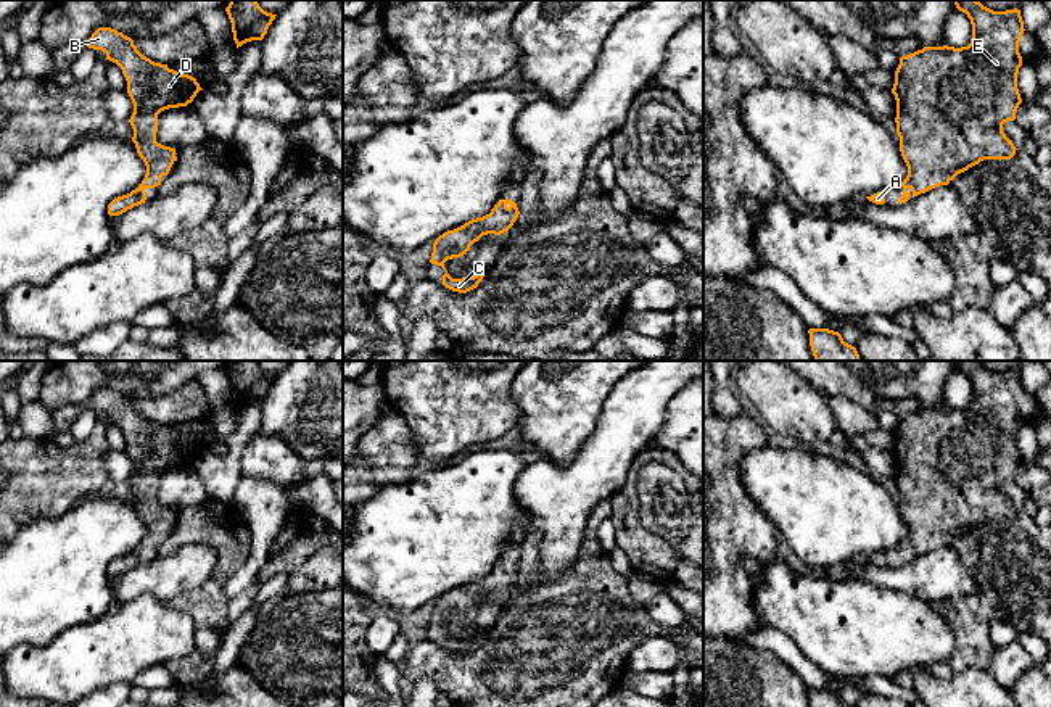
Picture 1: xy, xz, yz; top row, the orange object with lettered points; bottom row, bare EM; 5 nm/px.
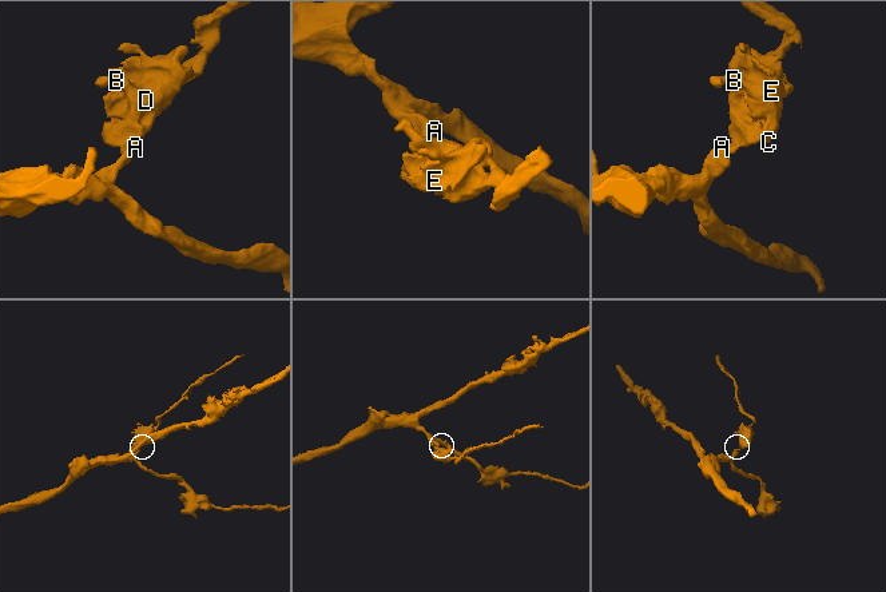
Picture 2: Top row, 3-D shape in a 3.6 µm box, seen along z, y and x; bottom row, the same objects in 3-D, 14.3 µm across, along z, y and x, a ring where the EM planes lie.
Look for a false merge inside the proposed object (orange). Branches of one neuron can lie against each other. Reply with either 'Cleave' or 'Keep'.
Keep

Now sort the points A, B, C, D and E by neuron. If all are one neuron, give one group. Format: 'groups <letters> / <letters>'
groups A B C D E

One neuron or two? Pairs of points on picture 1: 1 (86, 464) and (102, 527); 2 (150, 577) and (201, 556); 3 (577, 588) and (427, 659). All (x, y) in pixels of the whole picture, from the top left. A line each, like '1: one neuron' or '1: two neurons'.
1: two neurons
2: one neuron
3: one neuron

